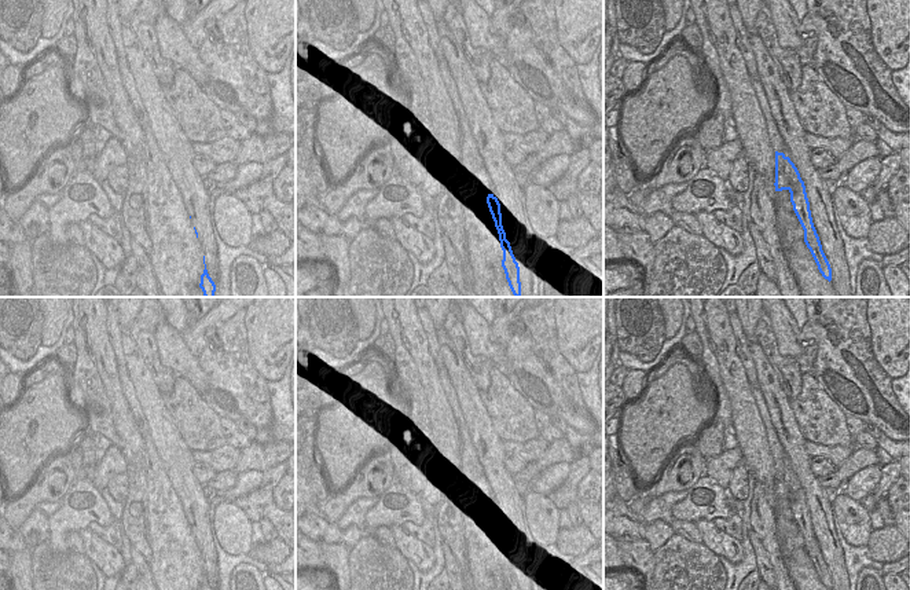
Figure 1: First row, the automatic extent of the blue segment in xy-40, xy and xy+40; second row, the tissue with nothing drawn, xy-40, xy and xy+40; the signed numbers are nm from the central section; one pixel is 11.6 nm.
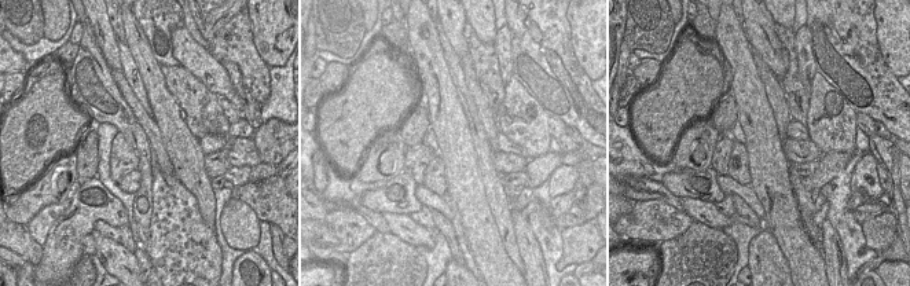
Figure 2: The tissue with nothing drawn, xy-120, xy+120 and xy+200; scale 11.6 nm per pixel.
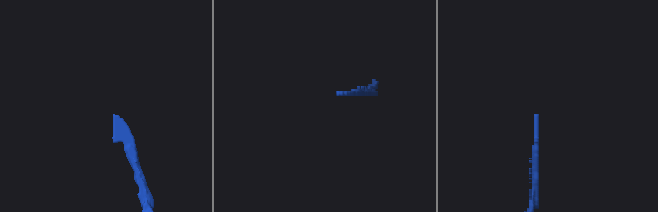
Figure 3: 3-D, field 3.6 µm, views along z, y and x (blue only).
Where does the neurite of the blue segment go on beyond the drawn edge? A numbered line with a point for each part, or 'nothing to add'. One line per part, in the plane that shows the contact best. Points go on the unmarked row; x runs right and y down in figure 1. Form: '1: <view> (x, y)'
1: xy+40 (742, 344)

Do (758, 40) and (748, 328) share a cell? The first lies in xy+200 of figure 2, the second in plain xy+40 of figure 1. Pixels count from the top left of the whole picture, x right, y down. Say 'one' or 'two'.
one

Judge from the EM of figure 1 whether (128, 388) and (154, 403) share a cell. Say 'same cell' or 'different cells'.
different cells

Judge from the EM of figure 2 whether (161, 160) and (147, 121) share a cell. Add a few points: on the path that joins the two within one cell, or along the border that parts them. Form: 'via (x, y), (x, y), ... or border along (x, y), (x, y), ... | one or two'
via (158, 150), (151, 131) | one

